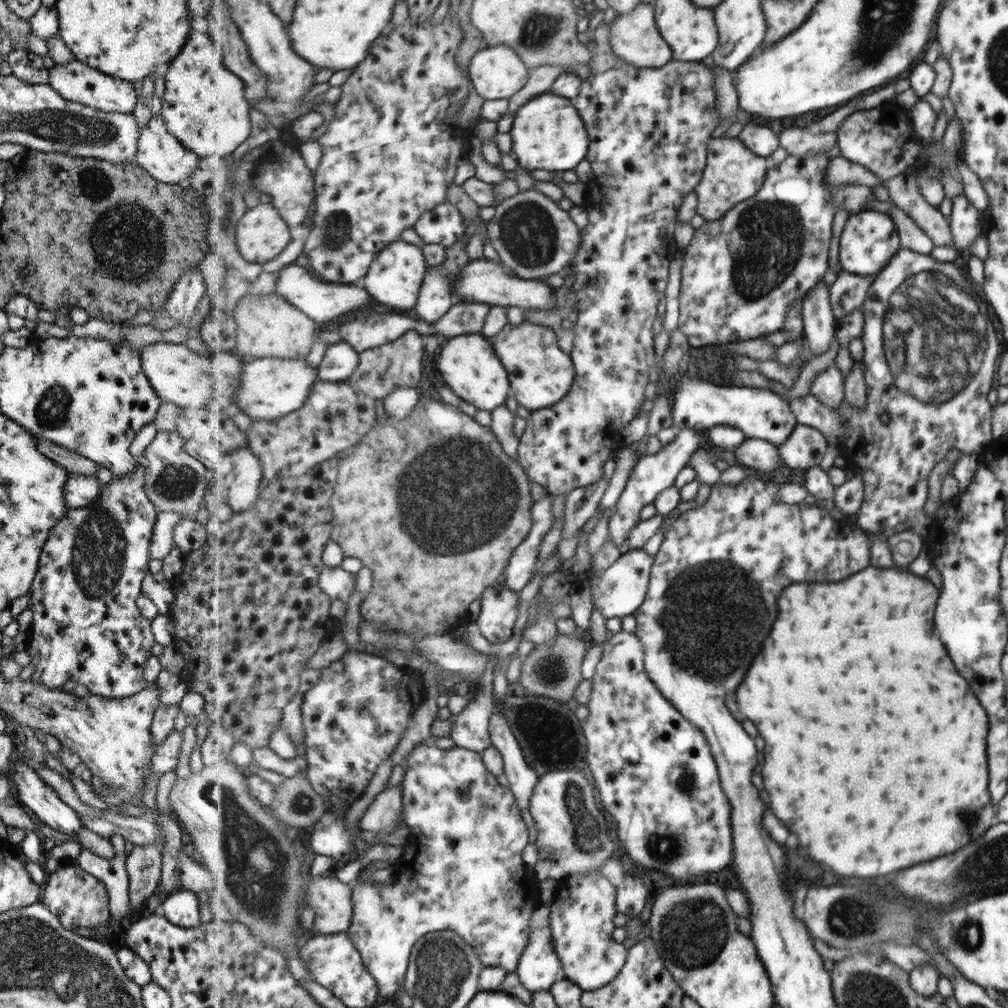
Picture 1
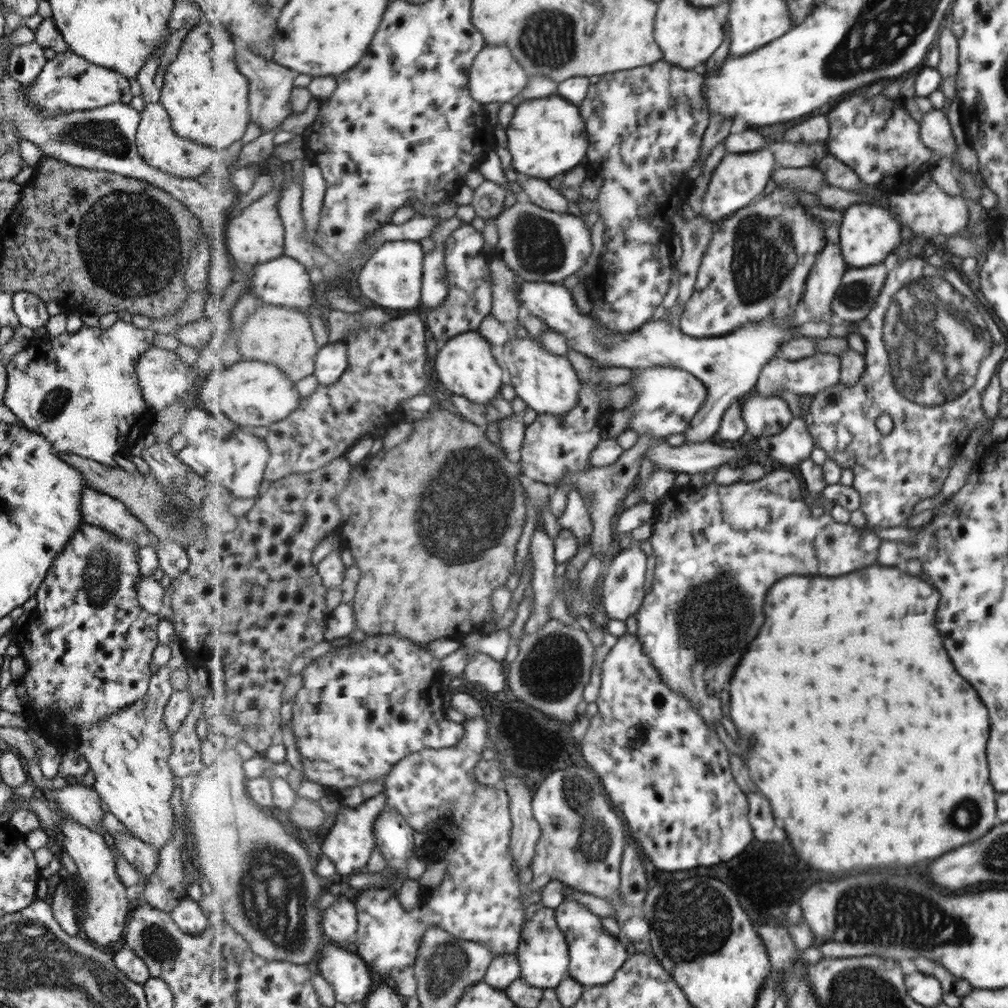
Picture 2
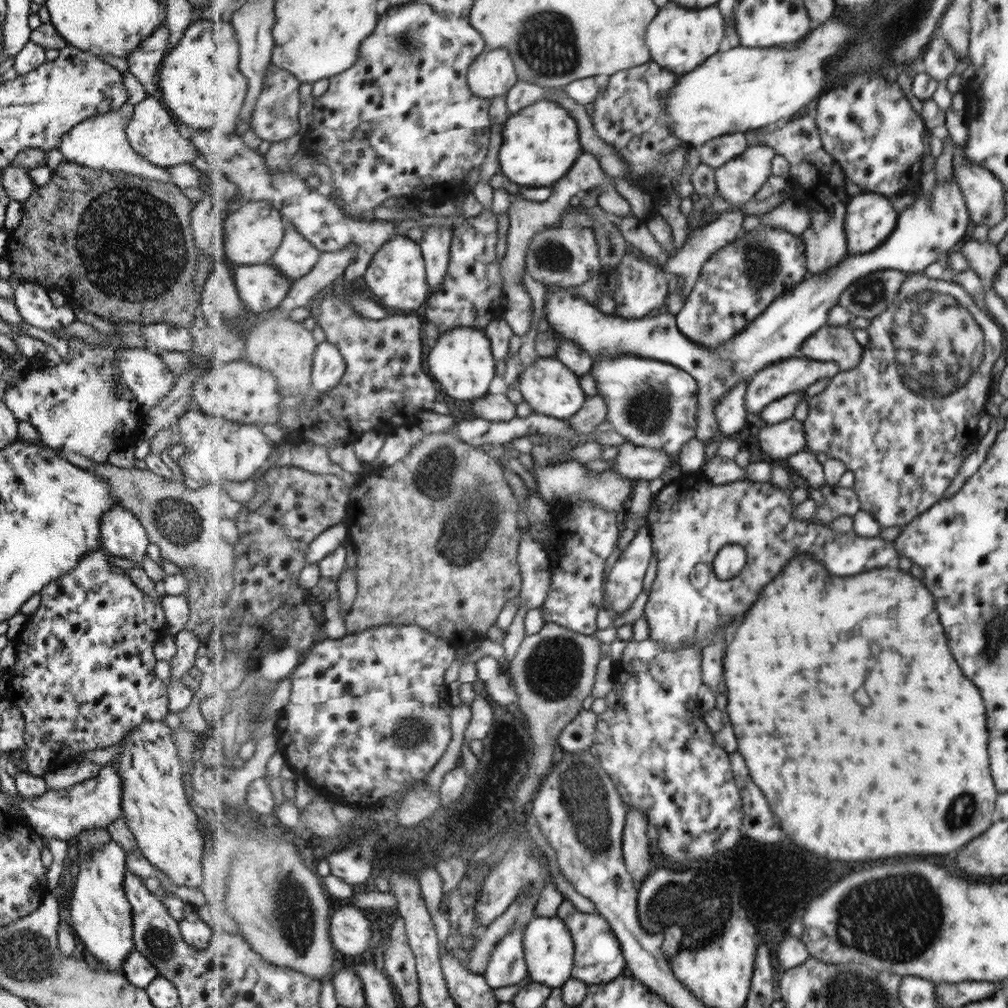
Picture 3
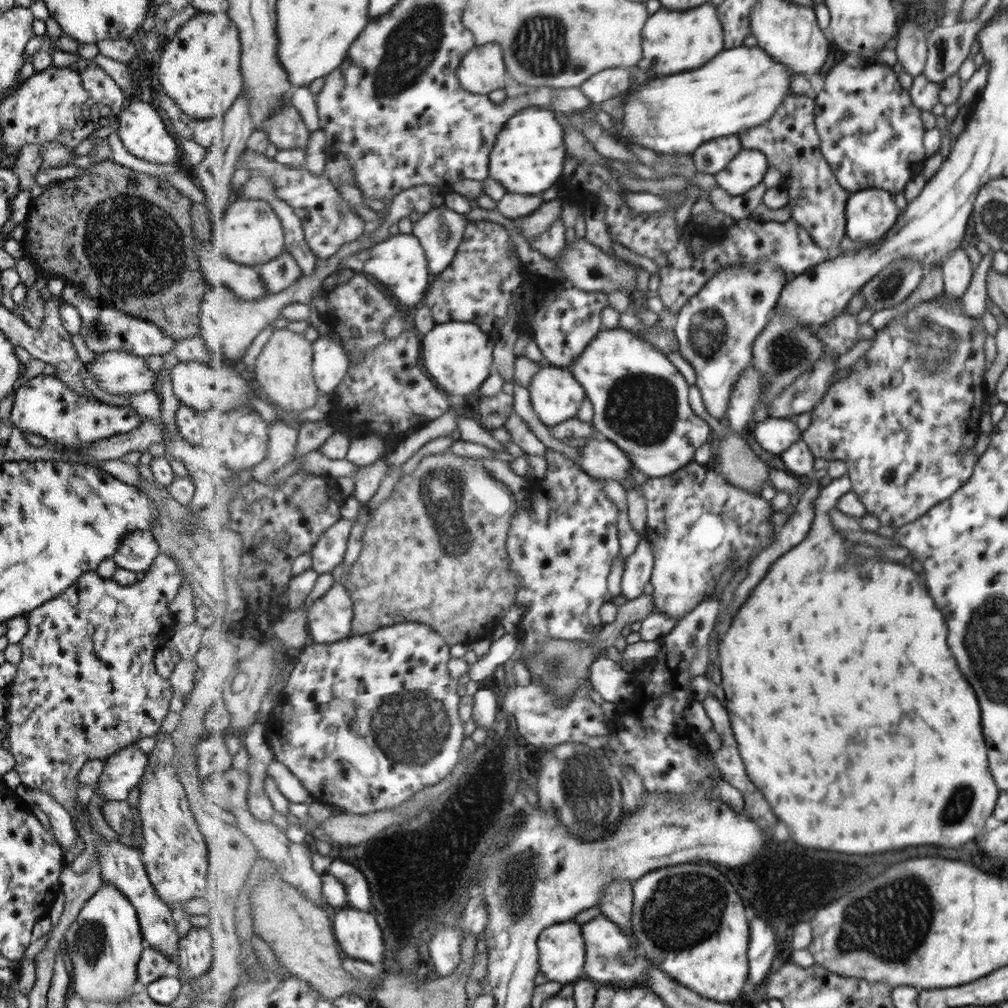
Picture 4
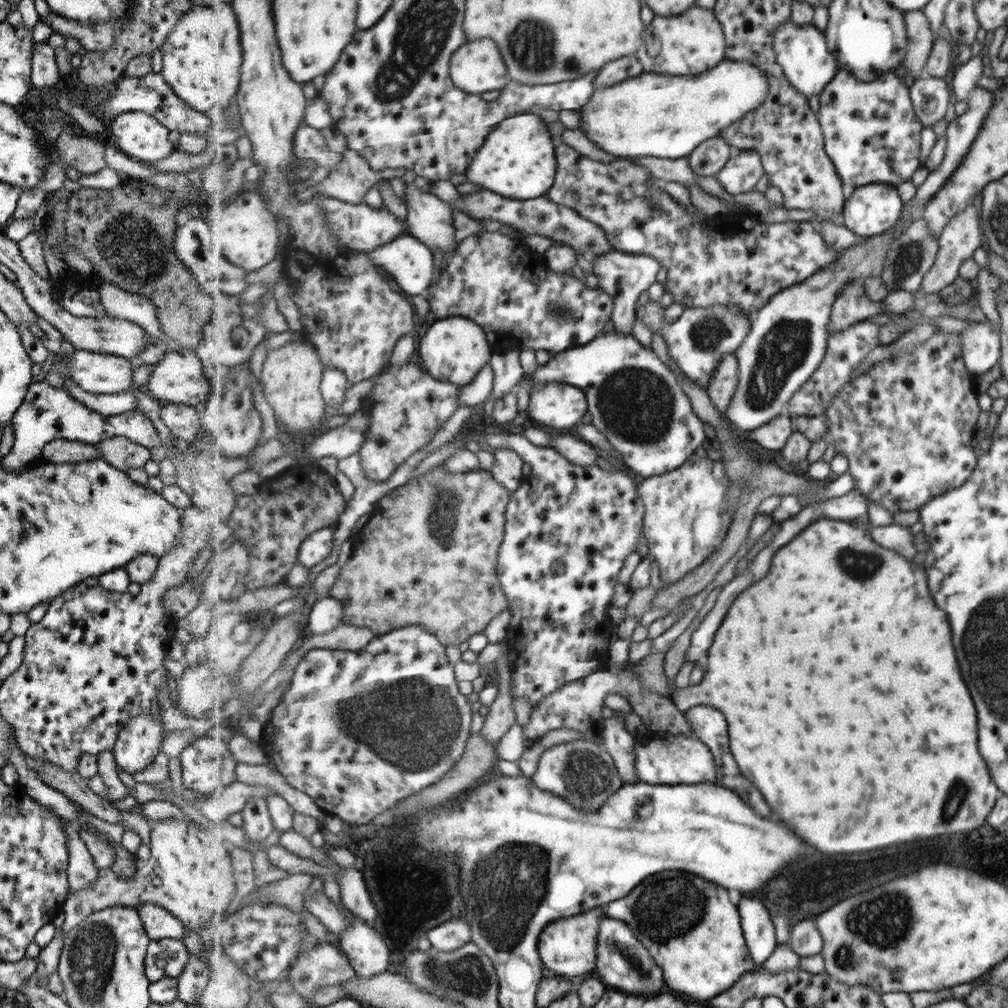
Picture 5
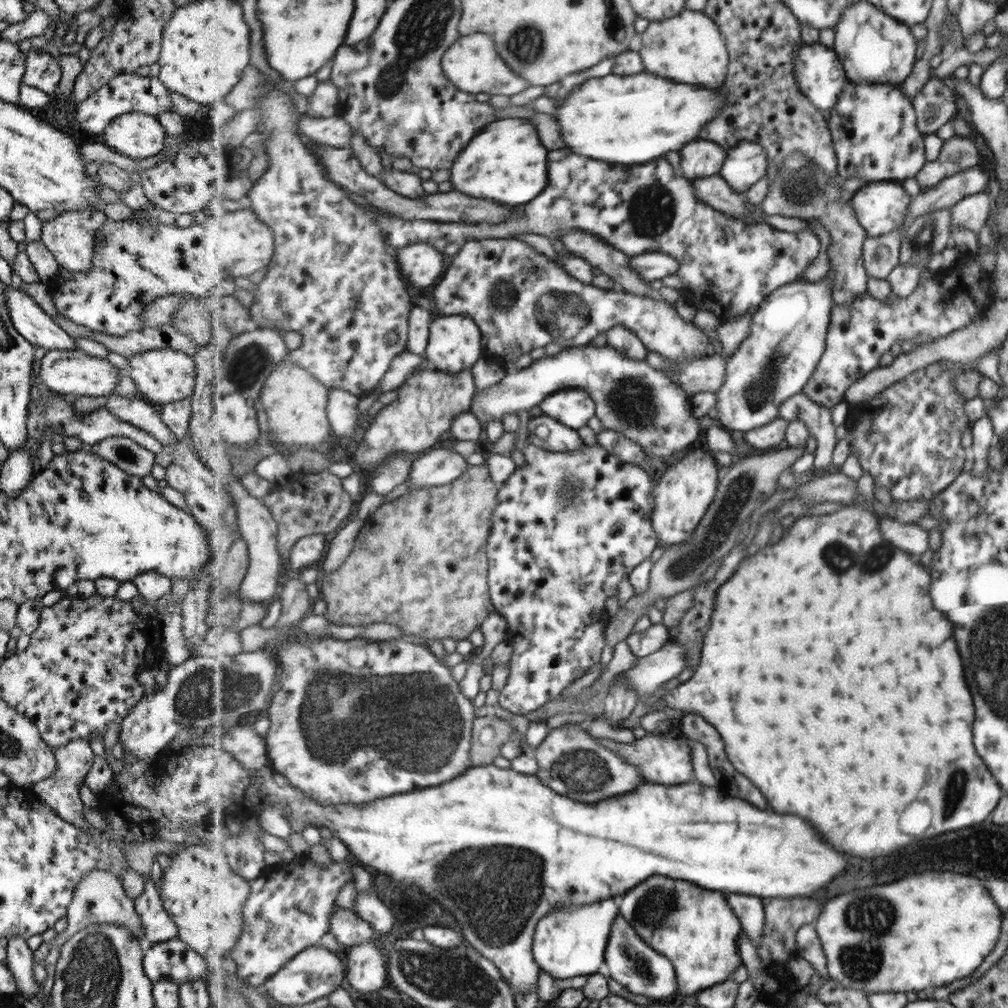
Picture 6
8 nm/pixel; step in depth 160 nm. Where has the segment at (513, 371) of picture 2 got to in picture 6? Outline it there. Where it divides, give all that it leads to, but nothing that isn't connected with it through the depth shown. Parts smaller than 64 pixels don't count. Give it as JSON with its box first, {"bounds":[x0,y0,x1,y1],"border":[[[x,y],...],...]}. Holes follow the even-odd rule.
{"bounds":[538,388,597,430],"border":[[[567,388],[551,394],[538,409],[538,413],[557,419],[561,424],[579,430],[596,416],[597,403],[589,392]]]}

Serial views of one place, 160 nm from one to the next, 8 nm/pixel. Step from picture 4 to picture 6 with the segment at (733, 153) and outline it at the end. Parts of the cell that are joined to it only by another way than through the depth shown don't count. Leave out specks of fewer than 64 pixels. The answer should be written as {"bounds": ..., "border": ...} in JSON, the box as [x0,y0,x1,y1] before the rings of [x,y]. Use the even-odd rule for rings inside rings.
{"bounds":[679,139,728,179],"border":[[[698,139],[681,149],[679,155],[683,176],[696,179],[720,174],[728,151],[719,143]]]}

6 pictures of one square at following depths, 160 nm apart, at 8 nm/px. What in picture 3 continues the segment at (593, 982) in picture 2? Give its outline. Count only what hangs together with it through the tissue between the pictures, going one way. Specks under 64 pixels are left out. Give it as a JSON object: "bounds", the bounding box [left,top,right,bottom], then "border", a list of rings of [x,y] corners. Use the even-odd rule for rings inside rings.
{"bounds":[564,911,628,985],"border":[[[577,911],[571,917],[565,918],[564,921],[576,944],[576,965],[573,969],[575,978],[588,985],[600,985],[615,980],[625,972],[625,968],[628,968],[626,956],[612,926],[603,915],[599,912],[581,913]]]}

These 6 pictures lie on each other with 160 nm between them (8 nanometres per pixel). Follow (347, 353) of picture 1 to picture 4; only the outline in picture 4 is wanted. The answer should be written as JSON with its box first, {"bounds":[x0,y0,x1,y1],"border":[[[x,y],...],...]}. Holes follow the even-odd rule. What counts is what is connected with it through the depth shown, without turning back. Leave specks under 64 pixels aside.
{"bounds":[314,338,350,393],"border":[[[318,338],[314,343],[314,375],[322,393],[336,393],[350,370],[350,358],[341,342]]]}

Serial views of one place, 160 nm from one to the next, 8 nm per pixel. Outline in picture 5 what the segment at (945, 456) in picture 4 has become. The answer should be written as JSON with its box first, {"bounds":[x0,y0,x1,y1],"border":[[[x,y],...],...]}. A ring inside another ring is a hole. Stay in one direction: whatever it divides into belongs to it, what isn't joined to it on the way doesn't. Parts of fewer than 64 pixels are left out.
{"bounds":[807,331,979,515],"border":[[[936,331],[932,338],[921,342],[915,349],[905,350],[896,358],[891,353],[888,359],[877,362],[875,368],[869,369],[869,372],[863,373],[851,380],[848,387],[841,390],[840,394],[833,400],[832,405],[824,412],[823,418],[826,419],[828,431],[820,440],[812,442],[807,460],[809,464],[821,460],[825,456],[827,448],[834,446],[838,454],[842,454],[849,459],[851,476],[855,479],[854,488],[857,488],[866,495],[870,499],[870,502],[874,502],[877,506],[884,508],[891,515],[898,512],[918,510],[926,502],[932,500],[933,497],[939,497],[940,494],[947,493],[948,490],[956,489],[958,486],[963,485],[973,470],[976,469],[975,456],[973,456],[973,448],[971,448],[971,438],[975,434],[977,414],[979,414],[977,394],[973,390],[973,384],[971,384],[971,374],[965,368],[963,358],[961,358],[959,333],[953,334],[953,332]]]}

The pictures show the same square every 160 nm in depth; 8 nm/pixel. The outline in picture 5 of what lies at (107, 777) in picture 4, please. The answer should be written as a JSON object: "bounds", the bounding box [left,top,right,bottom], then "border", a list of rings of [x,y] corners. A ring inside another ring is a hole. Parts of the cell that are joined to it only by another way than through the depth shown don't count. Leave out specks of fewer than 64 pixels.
{"bounds":[113,714,162,774],"border":[[[140,714],[130,718],[113,743],[114,763],[127,774],[141,772],[160,752],[162,736],[159,715]]]}

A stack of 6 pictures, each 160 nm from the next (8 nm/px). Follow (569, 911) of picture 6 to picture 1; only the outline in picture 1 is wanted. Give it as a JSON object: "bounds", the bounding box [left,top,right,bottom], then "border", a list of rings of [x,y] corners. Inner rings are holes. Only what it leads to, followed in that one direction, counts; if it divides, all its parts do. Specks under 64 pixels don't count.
{"bounds":[515,902,566,993],"border":[[[540,902],[532,918],[532,936],[529,937],[529,945],[527,945],[527,949],[525,949],[523,956],[521,956],[520,964],[515,971],[519,975],[524,987],[533,993],[549,991],[557,981],[566,978],[560,956],[557,953],[557,947],[553,943],[551,914],[551,903]]]}

